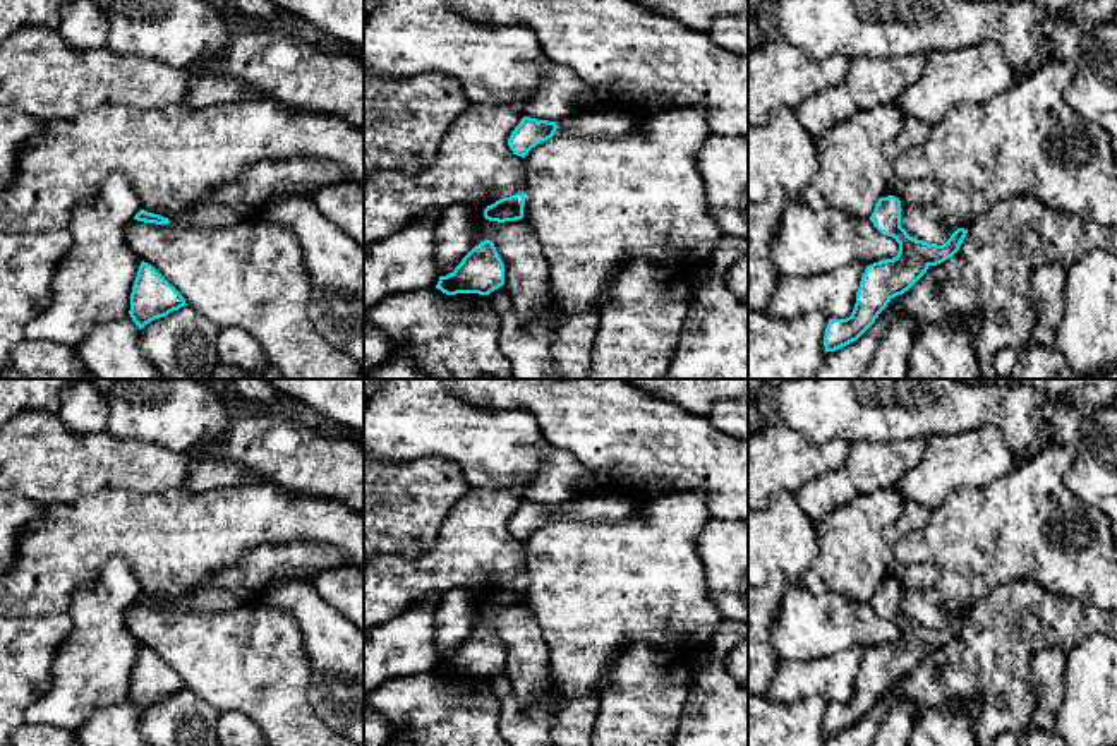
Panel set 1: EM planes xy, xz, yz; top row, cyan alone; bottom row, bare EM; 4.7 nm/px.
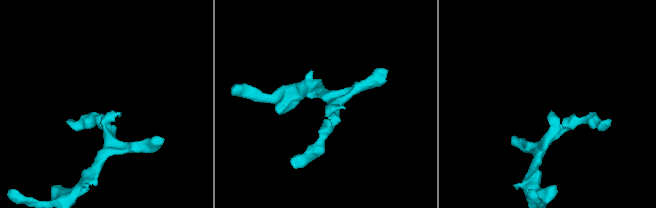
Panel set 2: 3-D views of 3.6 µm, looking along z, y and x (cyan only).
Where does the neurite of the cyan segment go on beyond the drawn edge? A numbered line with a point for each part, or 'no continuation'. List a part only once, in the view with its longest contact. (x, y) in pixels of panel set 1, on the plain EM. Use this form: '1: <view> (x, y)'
1: xz (589, 508)

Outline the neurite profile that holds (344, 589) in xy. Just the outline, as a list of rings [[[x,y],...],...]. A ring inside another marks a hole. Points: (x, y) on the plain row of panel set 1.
[[[350,566],[307,580],[341,616],[364,631],[364,569]]]

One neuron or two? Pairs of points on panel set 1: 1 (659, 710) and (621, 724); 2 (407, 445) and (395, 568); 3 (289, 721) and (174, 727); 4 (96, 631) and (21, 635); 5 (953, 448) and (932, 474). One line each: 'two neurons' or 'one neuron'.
1: one neuron
2: two neurons
3: two neurons
4: two neurons
5: one neuron

